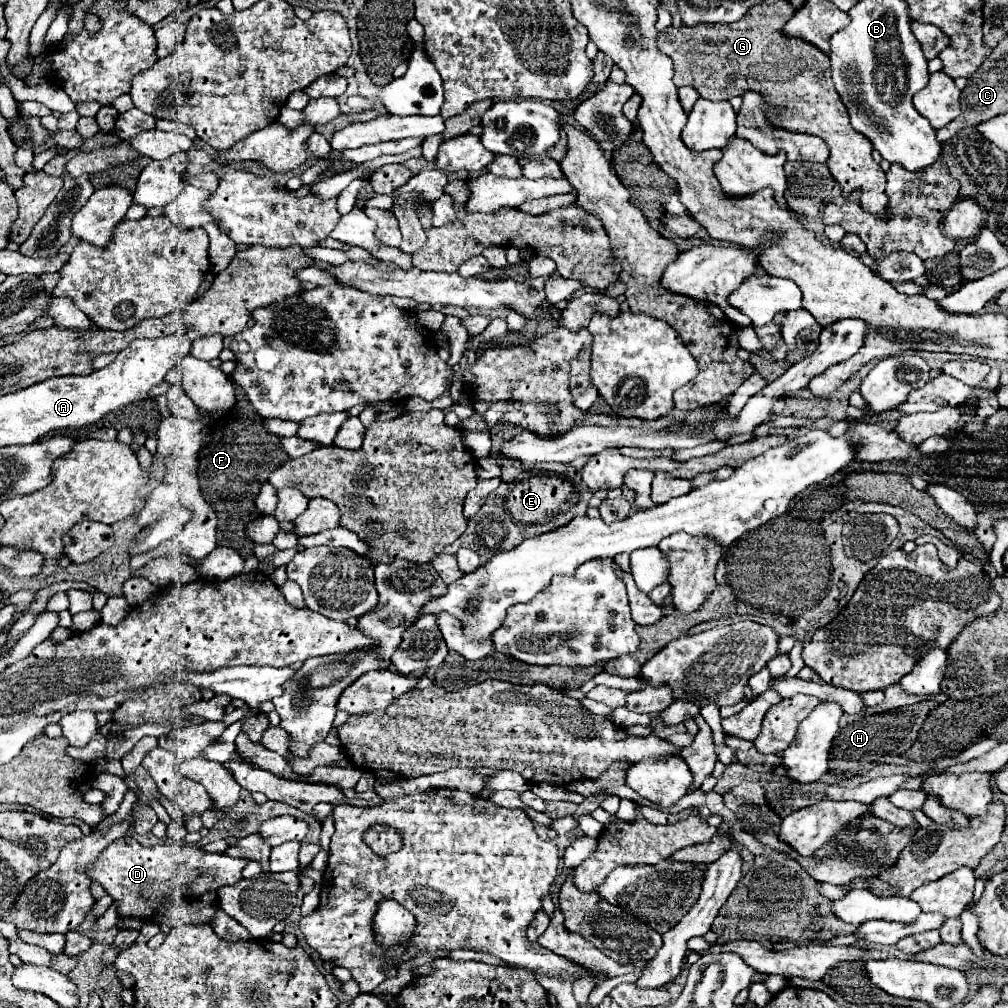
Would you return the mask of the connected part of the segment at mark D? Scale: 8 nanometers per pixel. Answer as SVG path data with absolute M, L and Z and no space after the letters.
M123 836L109 844L97 860L91 864L91 868L85 868L85 872L91 882L99 882L105 892L113 898L113 904L117 906L117 914L123 918L141 918L143 922L155 922L155 924L167 924L167 926L183 926L183 924L211 924L215 916L215 906L219 902L217 890L221 886L237 884L243 876L243 868L247 866L247 860L231 858L227 854L211 854L203 852L197 846L189 844L159 844L159 846L141 846L135 838Z

